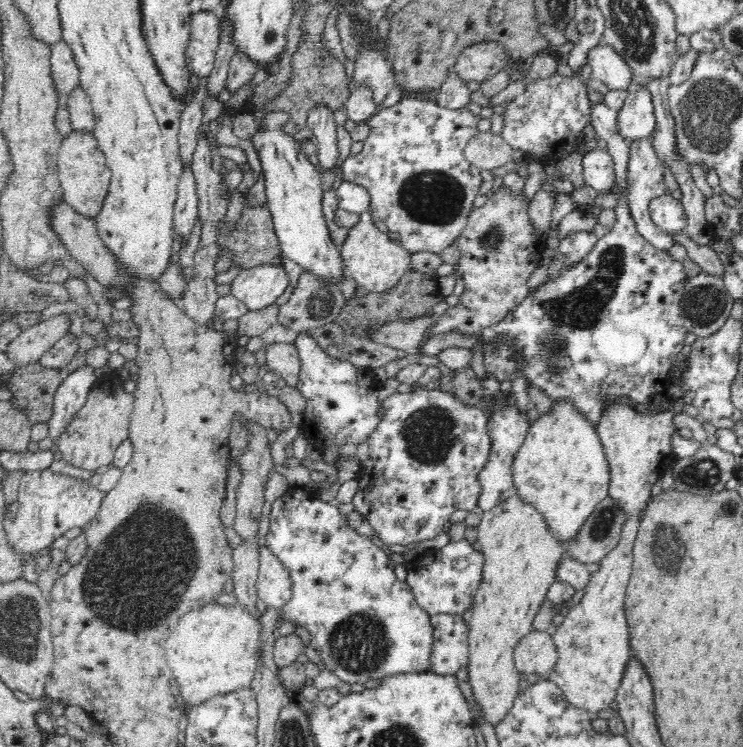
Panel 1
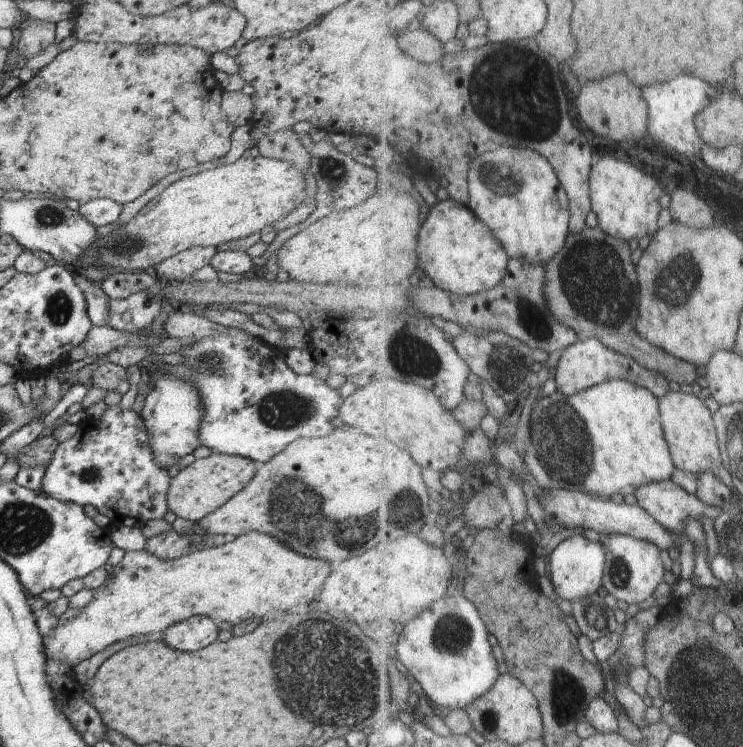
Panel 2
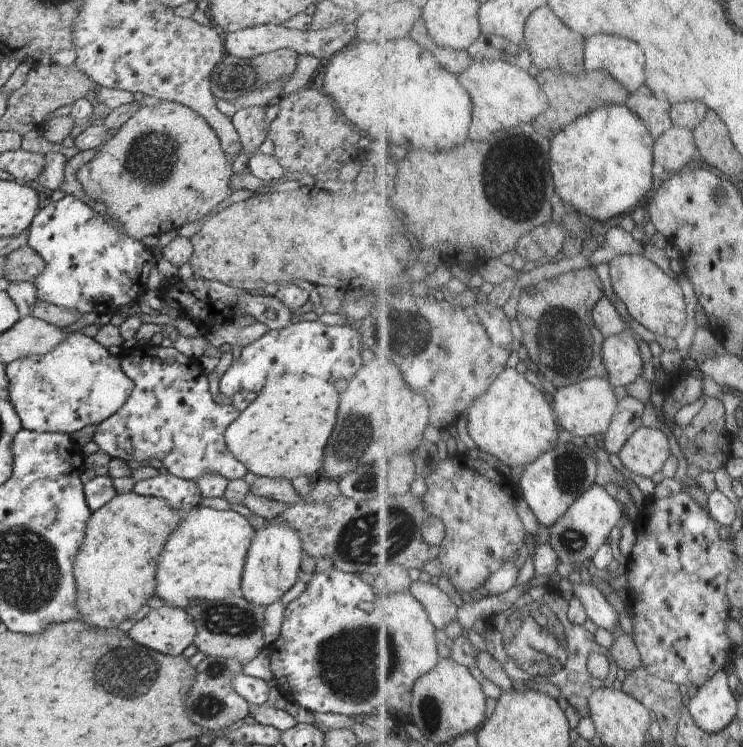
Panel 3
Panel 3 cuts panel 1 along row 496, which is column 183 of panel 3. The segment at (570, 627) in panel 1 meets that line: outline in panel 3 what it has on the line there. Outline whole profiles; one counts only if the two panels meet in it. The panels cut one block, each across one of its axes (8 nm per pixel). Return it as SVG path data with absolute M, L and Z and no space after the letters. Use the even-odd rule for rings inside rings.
M166 605L152 609L128 632L138 644L176 656L193 643L196 629L193 618L184 609Z

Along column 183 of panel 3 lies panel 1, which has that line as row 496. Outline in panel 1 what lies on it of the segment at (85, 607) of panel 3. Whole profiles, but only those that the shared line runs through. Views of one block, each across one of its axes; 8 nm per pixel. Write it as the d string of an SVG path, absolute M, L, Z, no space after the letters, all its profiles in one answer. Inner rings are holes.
M516 494L510 496L498 504L498 506L492 507L488 512L483 512L482 519L476 528L478 531L478 542L480 546L482 546L481 553L484 557L483 564L483 579L479 584L477 591L475 592L475 597L473 598L473 606L472 606L472 618L471 622L468 626L468 651L470 651L470 662L467 664L468 668L468 676L470 680L470 686L472 686L472 692L475 700L480 706L481 711L483 712L483 716L479 719L475 719L474 724L478 723L490 723L494 727L503 720L503 718L508 714L508 711L512 708L514 699L517 697L517 694L520 692L518 690L518 681L519 681L519 671L514 664L513 652L518 644L518 641L521 638L524 638L527 634L533 631L533 622L536 614L538 614L538 610L540 610L540 606L542 606L542 602L547 595L548 589L554 582L556 582L556 570L558 570L558 564L560 564L560 560L562 557L566 555L566 550L564 548L565 544L563 542L559 542L557 536L552 533L552 530L547 526L546 519L544 519L544 515L534 507L534 505L524 503L522 499Z

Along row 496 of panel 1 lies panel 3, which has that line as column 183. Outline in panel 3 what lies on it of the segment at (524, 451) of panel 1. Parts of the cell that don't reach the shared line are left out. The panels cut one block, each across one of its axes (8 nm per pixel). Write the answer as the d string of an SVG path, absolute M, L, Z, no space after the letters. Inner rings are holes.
M198 506L170 533L157 562L155 594L181 609L198 599L225 599L240 591L245 558L255 535L247 517L238 512Z

